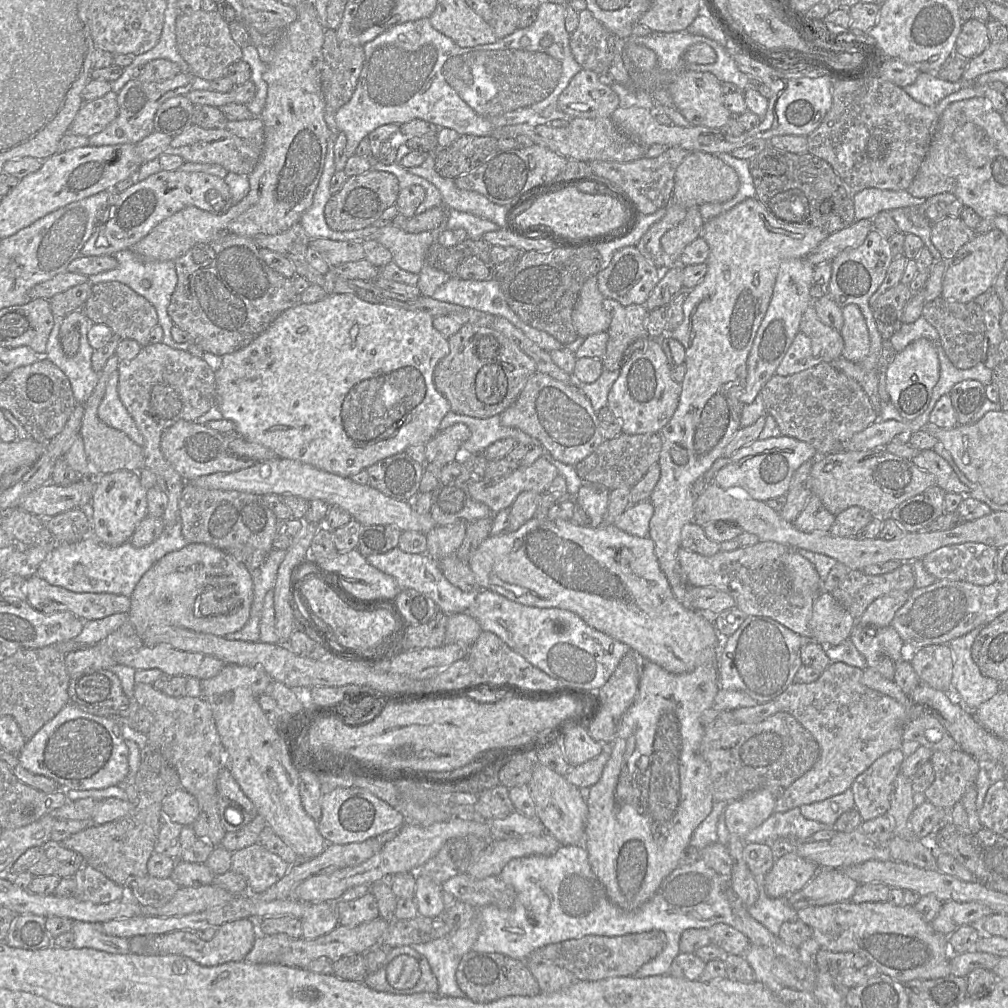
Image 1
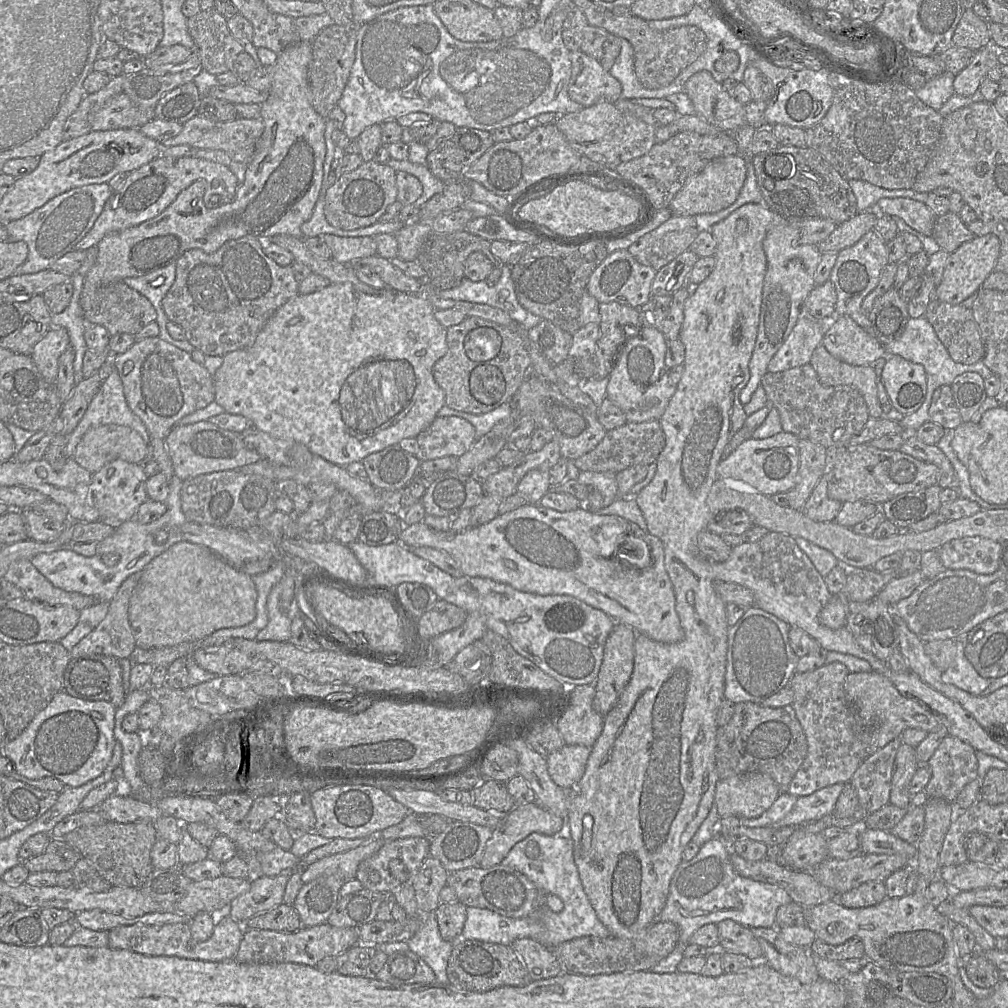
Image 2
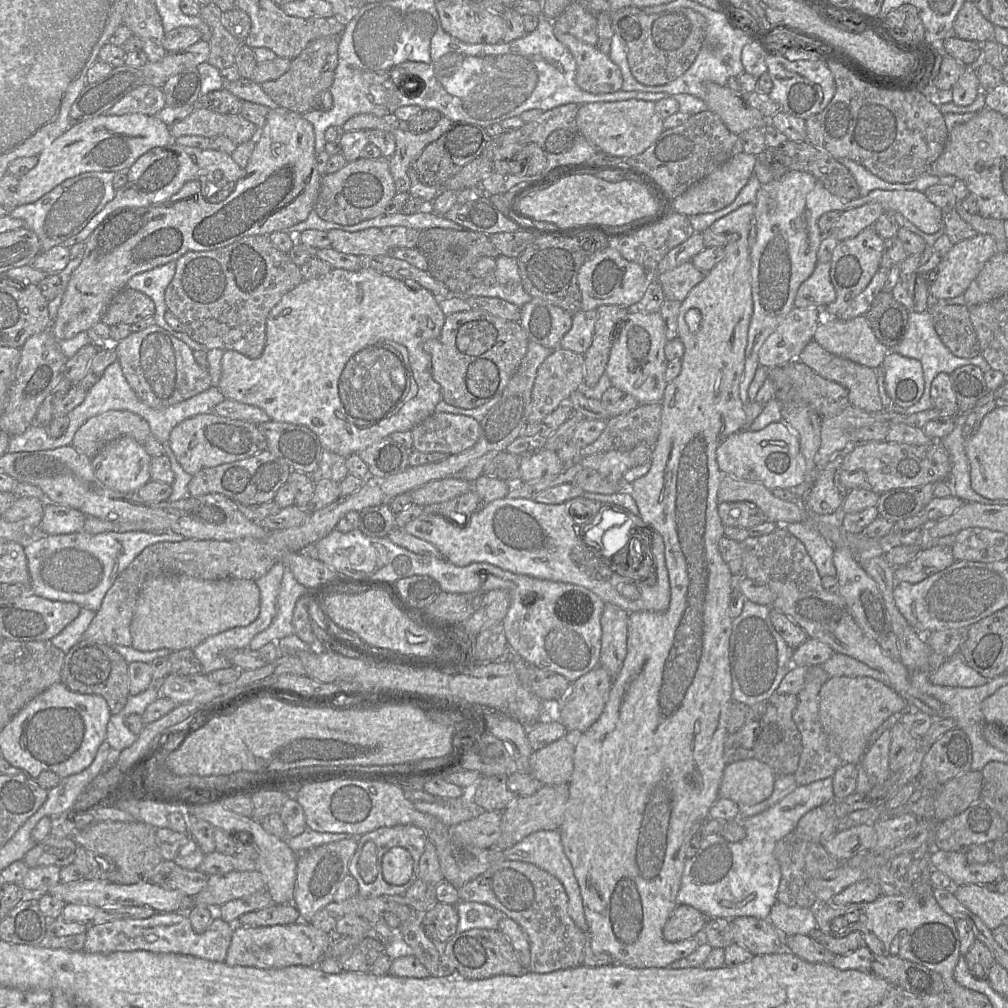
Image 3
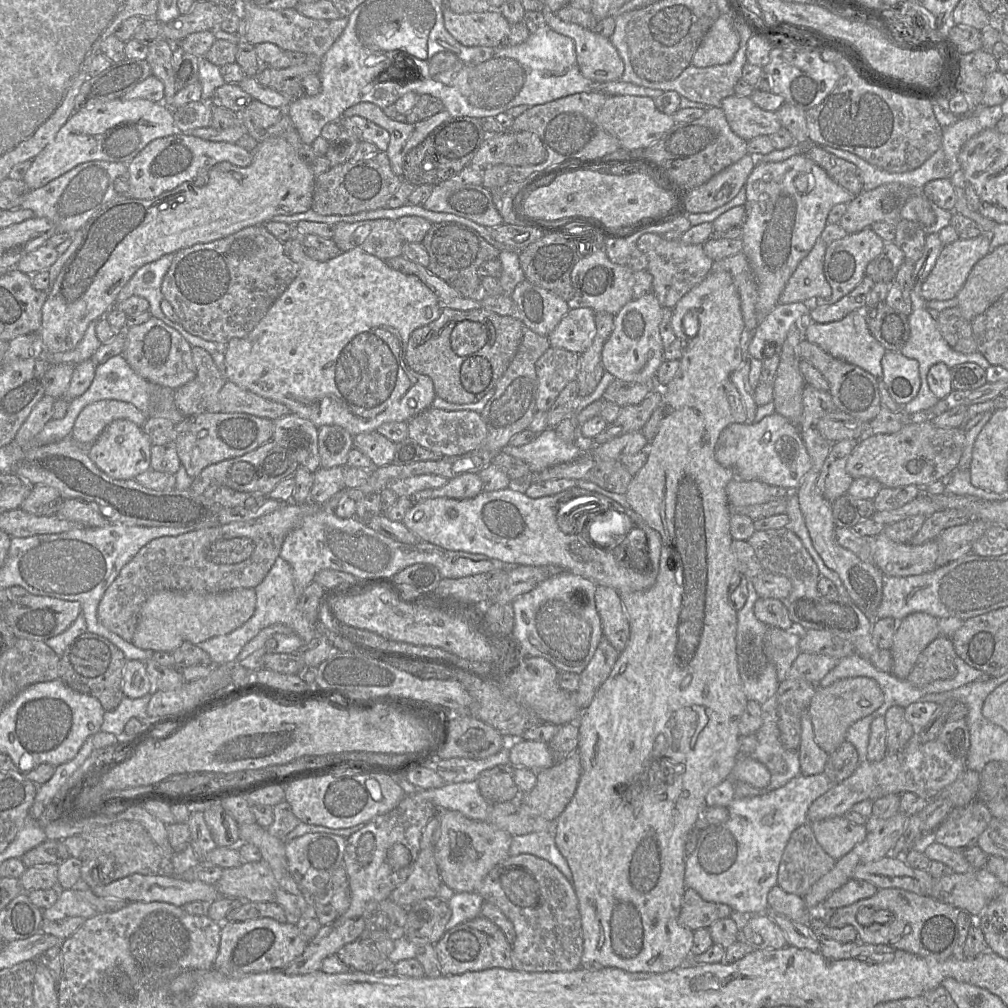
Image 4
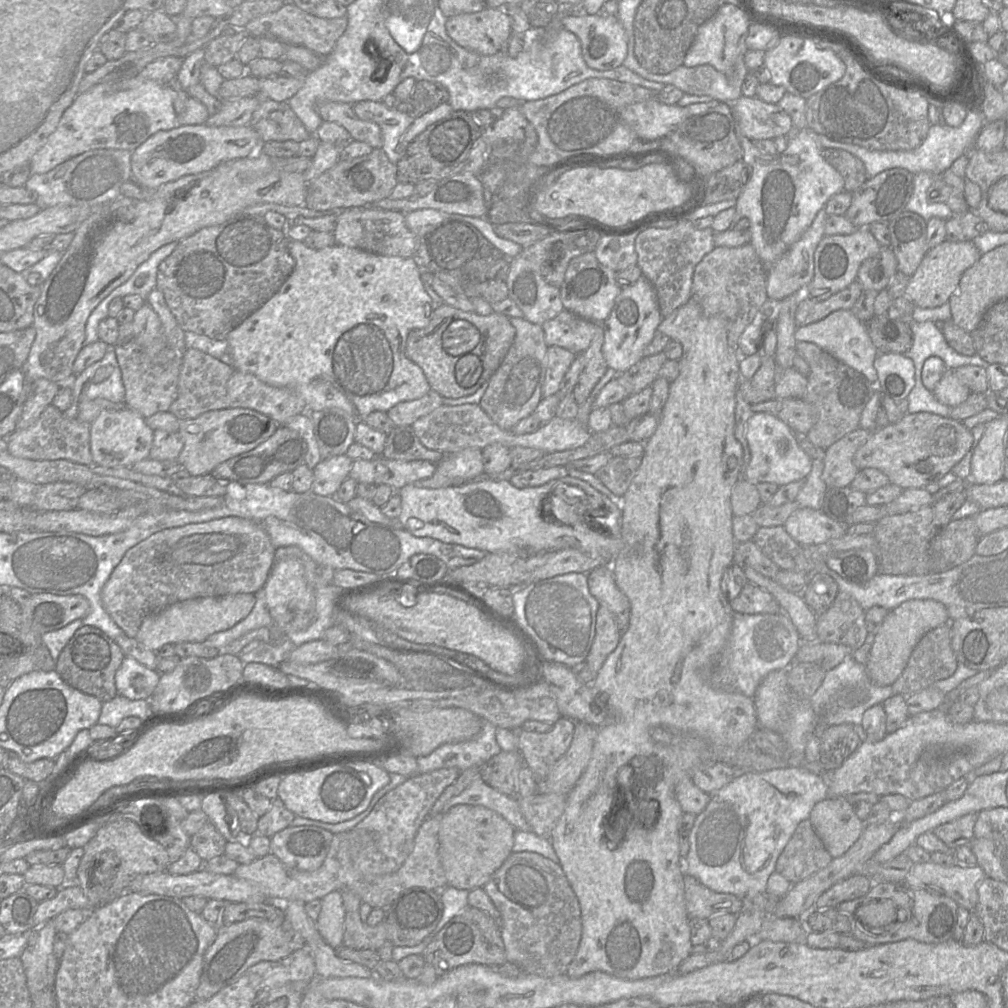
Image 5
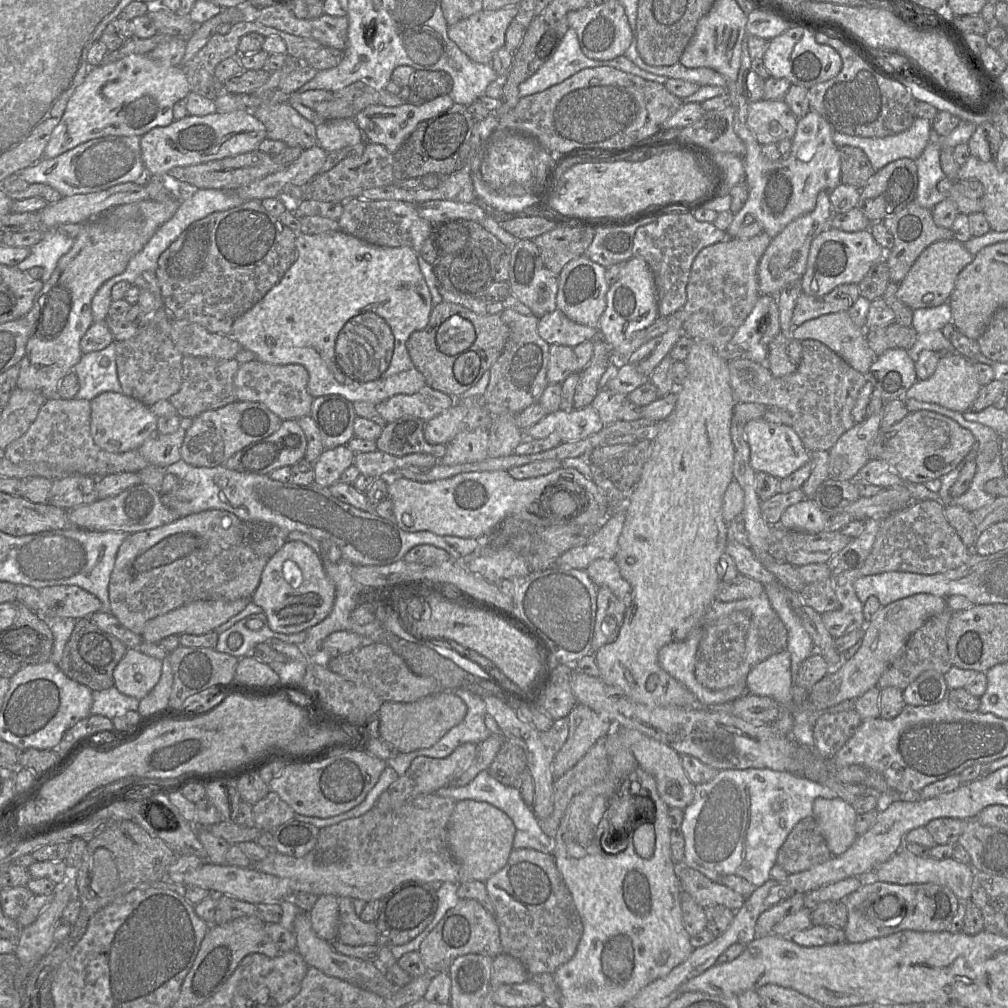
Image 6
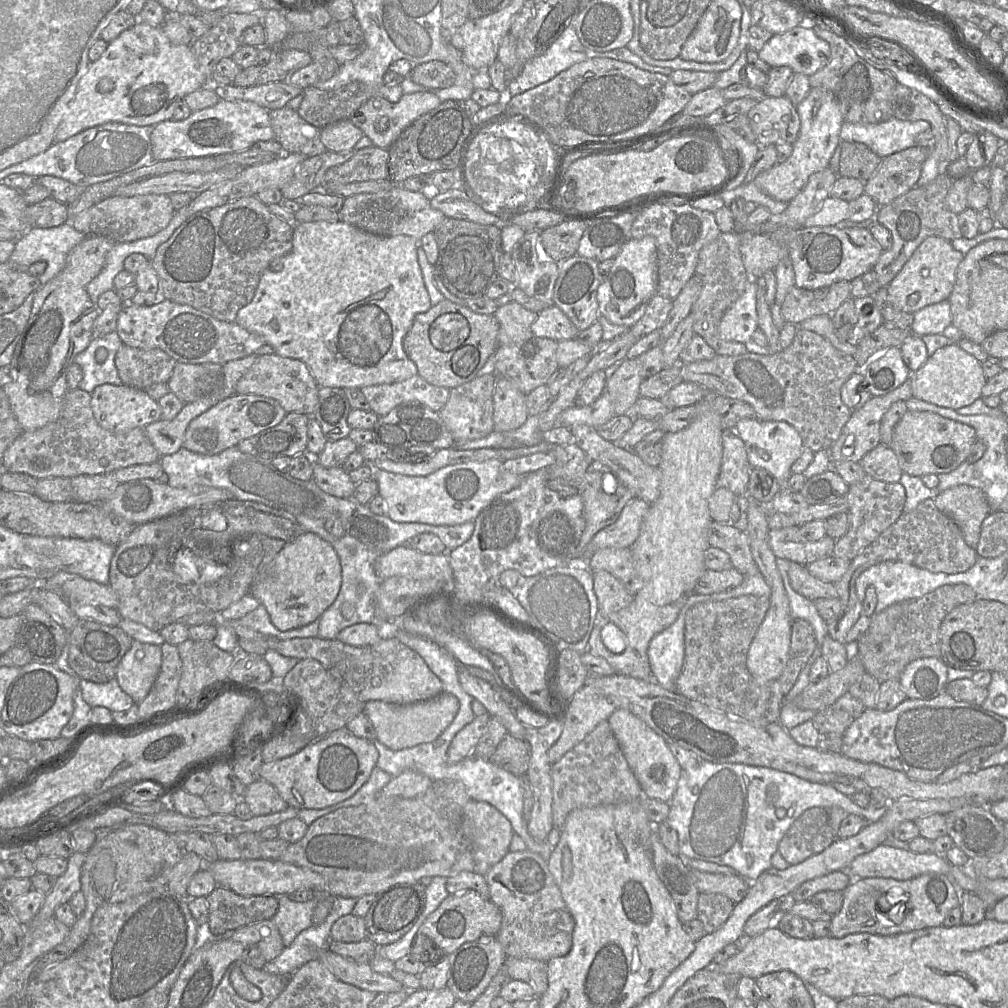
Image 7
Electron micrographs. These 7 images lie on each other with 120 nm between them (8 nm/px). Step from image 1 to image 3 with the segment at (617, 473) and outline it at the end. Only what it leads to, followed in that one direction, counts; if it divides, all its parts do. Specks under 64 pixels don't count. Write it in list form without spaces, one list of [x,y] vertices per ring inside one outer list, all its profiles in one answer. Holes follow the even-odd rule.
[[[661,403],[644,404],[628,413],[609,418],[598,439],[580,450],[580,458],[608,451],[630,452],[639,444],[648,445],[653,450],[659,436],[661,411]]]

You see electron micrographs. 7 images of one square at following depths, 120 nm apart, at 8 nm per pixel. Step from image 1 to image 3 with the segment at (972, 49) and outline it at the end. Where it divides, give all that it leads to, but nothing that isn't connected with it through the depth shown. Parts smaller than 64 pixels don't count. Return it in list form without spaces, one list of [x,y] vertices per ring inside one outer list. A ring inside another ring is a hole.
[[[965,1],[952,27],[954,36],[984,44],[993,38],[994,24],[986,19],[973,1]]]

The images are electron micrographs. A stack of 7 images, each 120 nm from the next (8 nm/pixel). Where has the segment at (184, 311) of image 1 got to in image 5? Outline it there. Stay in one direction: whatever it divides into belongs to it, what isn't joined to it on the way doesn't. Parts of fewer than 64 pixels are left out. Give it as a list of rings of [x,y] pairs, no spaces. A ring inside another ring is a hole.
[[[239,213],[222,224],[202,228],[194,234],[180,240],[174,251],[158,266],[157,288],[163,293],[167,306],[184,332],[207,336],[213,340],[224,341],[227,335],[239,326],[252,313],[262,307],[283,285],[295,267],[295,259],[288,251],[288,238],[285,230],[271,227],[264,216]]]

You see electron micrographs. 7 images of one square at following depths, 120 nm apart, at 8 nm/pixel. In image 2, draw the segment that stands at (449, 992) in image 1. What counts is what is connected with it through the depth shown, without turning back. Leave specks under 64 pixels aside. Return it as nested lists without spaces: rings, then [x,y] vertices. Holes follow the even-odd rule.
[[[434,912],[422,914],[419,930],[407,943],[409,949],[433,970],[438,983],[450,985],[447,965],[453,943],[442,938]]]

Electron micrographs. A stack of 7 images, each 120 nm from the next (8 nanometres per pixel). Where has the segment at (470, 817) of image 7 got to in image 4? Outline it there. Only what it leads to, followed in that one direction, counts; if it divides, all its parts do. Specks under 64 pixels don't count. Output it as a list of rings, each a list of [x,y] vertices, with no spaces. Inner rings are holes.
[[[438,809],[438,812],[440,835],[434,853],[441,880],[455,893],[476,892],[484,877],[509,856],[513,836],[485,821],[469,819],[458,811]]]

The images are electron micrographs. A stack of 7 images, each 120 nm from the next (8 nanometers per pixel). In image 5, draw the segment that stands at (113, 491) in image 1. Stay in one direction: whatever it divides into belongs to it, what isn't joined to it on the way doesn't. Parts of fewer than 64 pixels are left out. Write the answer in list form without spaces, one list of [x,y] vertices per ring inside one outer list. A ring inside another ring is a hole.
[[[125,406],[120,410],[104,410],[90,424],[90,451],[95,465],[115,468],[132,467],[136,462],[149,457],[154,431],[146,424],[145,418]]]

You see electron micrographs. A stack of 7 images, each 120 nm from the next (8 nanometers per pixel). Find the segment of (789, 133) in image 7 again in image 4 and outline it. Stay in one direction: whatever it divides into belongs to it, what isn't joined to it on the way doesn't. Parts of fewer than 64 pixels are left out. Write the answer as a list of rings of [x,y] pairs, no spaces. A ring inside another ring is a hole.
[[[728,96],[720,108],[732,131],[745,141],[761,135],[771,136],[782,128],[776,112],[761,109],[747,96]]]

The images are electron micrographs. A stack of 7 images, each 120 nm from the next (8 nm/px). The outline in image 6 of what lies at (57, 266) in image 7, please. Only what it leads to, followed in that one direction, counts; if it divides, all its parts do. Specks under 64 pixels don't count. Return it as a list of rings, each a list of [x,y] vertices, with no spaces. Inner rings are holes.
[[[45,229],[42,239],[29,247],[29,255],[16,267],[22,272],[32,267],[41,267],[43,274],[40,280],[47,282],[53,273],[58,260],[72,247],[74,240],[59,233],[56,229]]]

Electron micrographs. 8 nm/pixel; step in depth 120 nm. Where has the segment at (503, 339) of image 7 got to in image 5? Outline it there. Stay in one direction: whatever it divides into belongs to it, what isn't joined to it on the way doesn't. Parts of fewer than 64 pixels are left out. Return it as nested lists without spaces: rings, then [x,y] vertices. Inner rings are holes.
[[[510,317],[509,320],[516,330],[514,341],[499,367],[488,380],[487,390],[479,403],[493,422],[503,430],[512,430],[521,419],[535,411],[543,398],[542,385],[548,349],[542,326],[531,323],[524,317]]]

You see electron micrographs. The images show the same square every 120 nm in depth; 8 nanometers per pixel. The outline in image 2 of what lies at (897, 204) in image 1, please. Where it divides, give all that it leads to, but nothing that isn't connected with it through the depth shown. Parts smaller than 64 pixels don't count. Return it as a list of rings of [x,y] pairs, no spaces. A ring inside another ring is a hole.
[[[851,179],[848,181],[857,198],[857,211],[871,211],[873,206],[882,198],[907,197],[926,203],[928,193],[916,192],[910,189],[885,189],[863,180]]]

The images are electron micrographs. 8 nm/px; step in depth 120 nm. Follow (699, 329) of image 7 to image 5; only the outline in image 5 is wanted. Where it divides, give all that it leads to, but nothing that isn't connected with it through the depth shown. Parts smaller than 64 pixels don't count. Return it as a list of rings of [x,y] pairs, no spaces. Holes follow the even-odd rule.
[[[751,243],[740,247],[715,247],[696,265],[691,288],[692,299],[698,302],[706,316],[723,316],[727,320],[727,340],[738,349],[738,339],[767,301],[766,268]]]

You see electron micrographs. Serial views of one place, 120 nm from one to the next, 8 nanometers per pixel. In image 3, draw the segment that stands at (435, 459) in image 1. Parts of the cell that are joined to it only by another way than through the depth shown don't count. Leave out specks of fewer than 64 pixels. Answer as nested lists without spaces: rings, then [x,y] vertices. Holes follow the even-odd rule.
[[[435,411],[411,432],[414,449],[453,455],[474,446],[480,435],[480,423],[471,416]]]

